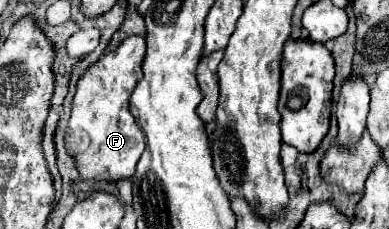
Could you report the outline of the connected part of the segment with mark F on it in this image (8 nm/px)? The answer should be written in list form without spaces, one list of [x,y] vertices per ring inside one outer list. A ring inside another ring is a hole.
[[[128,36],[116,50],[104,54],[78,80],[72,102],[72,116],[66,130],[66,150],[76,160],[82,180],[130,178],[144,152],[144,132],[130,112],[130,96],[142,74],[146,54],[144,36]]]

